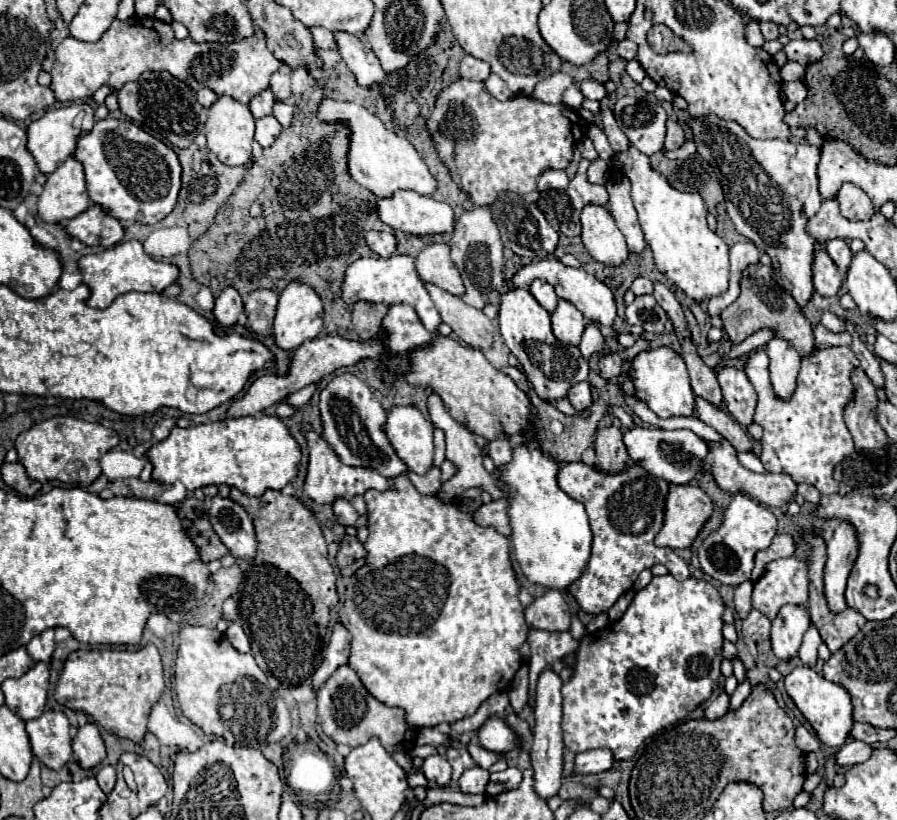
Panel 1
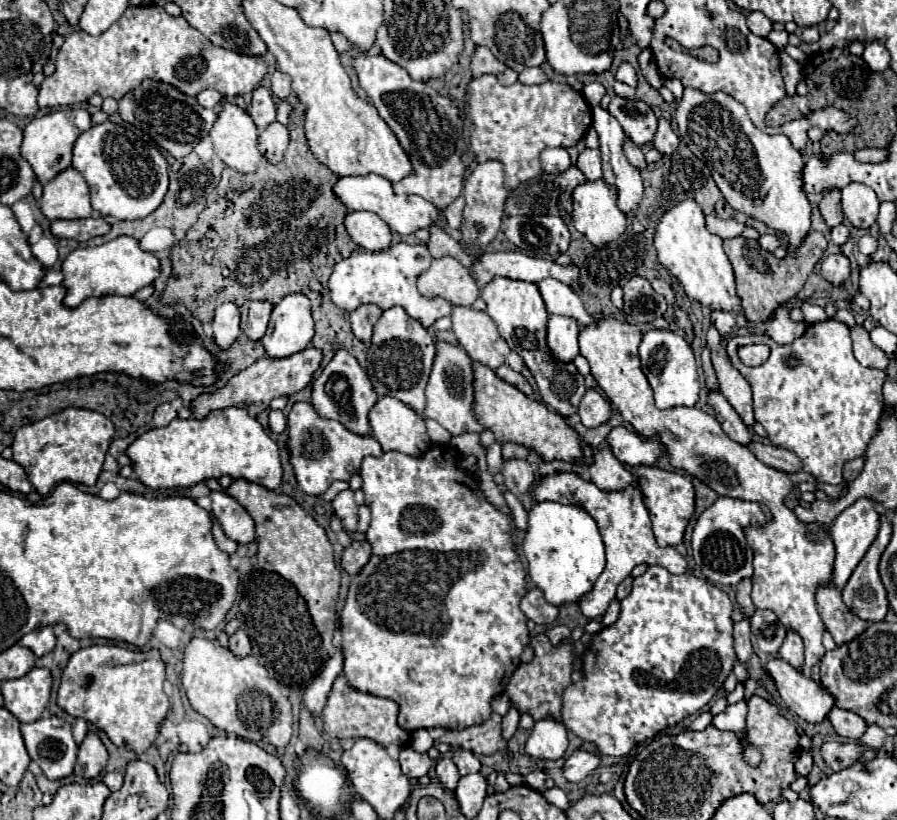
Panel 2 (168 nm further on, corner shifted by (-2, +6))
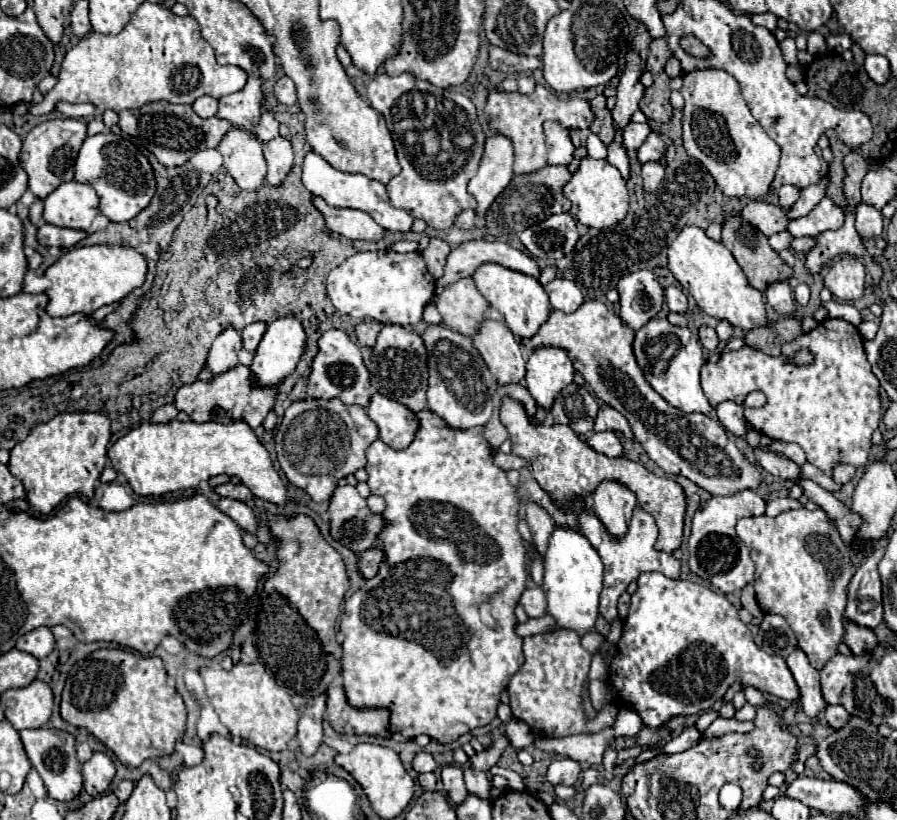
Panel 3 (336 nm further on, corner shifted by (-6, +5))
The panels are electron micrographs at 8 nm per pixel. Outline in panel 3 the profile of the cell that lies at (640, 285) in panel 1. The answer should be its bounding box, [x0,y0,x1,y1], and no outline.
[665,286,687,314]

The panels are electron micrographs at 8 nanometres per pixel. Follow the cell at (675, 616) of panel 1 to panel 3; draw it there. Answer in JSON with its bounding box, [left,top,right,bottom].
[605,572,801,728]

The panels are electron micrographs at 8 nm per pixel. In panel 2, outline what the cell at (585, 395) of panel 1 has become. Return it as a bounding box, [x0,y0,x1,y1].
[579,389,611,427]

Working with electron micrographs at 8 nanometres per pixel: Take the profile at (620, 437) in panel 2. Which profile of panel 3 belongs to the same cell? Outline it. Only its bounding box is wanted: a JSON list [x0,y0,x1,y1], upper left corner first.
[587,430,625,456]

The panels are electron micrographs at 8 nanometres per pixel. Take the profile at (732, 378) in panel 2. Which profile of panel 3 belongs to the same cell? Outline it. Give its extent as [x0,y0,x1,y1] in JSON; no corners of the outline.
[699,328,719,350]

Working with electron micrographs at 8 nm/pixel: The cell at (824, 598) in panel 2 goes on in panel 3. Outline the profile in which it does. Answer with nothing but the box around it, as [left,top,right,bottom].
[843,620,877,654]

